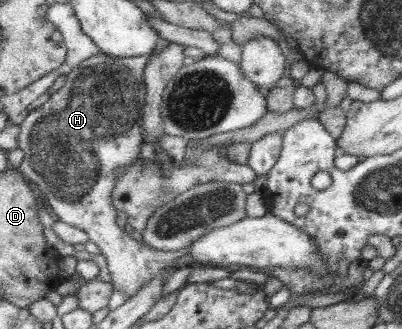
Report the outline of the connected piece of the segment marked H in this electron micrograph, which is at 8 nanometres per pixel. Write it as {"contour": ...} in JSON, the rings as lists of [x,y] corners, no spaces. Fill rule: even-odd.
{"contour":[[[105,52],[91,57],[82,63],[80,66],[77,66],[73,73],[70,73],[66,78],[66,84],[57,92],[55,92],[52,97],[40,108],[31,111],[30,116],[20,125],[22,127],[21,132],[21,145],[20,148],[24,151],[24,160],[19,167],[19,171],[27,177],[27,180],[30,182],[31,189],[33,189],[33,194],[35,199],[40,199],[44,204],[48,202],[50,207],[46,207],[49,213],[55,212],[59,219],[64,222],[70,223],[71,225],[80,227],[89,233],[90,239],[100,247],[103,255],[107,259],[109,269],[111,271],[113,283],[116,285],[115,289],[119,289],[123,293],[126,293],[130,299],[132,297],[138,296],[139,291],[143,291],[146,288],[147,284],[155,281],[158,278],[159,272],[162,272],[162,269],[169,265],[171,262],[174,262],[179,257],[185,257],[190,250],[188,247],[178,249],[177,251],[167,251],[159,250],[149,243],[143,244],[135,237],[132,237],[131,234],[127,233],[125,228],[119,225],[119,210],[114,206],[114,193],[118,185],[119,176],[122,176],[122,173],[131,169],[137,160],[141,160],[141,151],[143,151],[143,128],[145,126],[145,107],[149,97],[149,89],[146,82],[146,71],[147,66],[150,63],[152,56],[141,56],[141,57],[117,57],[109,55]]]}

